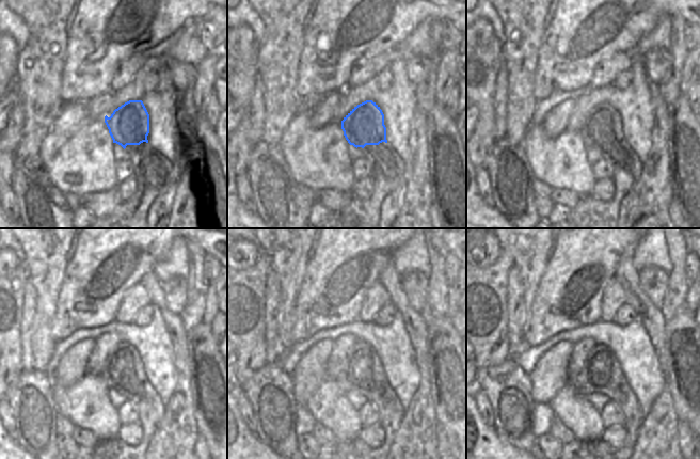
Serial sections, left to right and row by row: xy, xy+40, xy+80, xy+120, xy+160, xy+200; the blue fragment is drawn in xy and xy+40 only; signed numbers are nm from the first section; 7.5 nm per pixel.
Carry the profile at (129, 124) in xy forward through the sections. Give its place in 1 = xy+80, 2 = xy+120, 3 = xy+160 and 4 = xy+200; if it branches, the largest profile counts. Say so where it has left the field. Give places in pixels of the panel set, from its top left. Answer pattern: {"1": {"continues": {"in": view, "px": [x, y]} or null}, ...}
{"1": {"continues": {"in": "xy+80", "px": [602, 126]}}, "2": {"continues": {"in": "xy+120", "px": [123, 366]}}, "3": {"continues": {"in": "xy+160", "px": [362, 368]}}, "4": {"continues": {"in": "xy+200", "px": [601, 370]}}}

